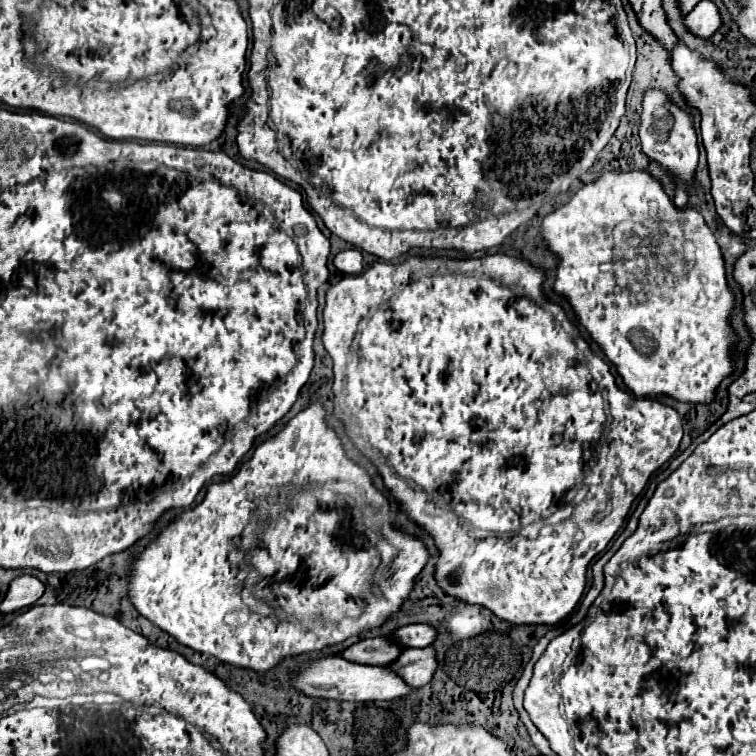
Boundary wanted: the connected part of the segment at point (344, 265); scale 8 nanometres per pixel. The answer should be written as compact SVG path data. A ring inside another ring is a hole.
M344 249L334 257L334 267L346 275L362 271L362 253L358 249Z

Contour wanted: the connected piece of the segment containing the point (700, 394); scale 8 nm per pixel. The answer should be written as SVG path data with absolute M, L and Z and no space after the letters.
M642 171L606 173L598 181L582 187L578 191L578 195L574 195L570 199L570 203L566 203L564 207L546 215L542 221L540 235L544 237L548 247L554 253L558 253L558 257L560 257L560 265L558 265L556 281L554 281L554 291L568 299L568 303L572 305L572 309L578 317L578 323L590 333L590 337L602 347L606 357L616 365L626 387L634 395L650 397L650 395L666 393L678 401L688 401L688 403L710 403L714 399L714 393L716 393L720 381L732 373L730 349L736 345L736 337L728 325L728 317L730 317L730 311L734 307L734 295L726 283L726 271L724 271L724 259L722 259L720 247L718 247L712 231L706 227L702 215L696 209L690 209L690 207L676 209L674 203L668 199L668 195L662 191L660 183L656 179L652 179L648 173L642 173Z

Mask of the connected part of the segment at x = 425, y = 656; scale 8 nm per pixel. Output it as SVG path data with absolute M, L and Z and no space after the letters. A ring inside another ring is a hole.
M432 647L424 649L404 649L396 661L388 665L390 671L400 675L406 685L422 687L426 685L436 669Z

